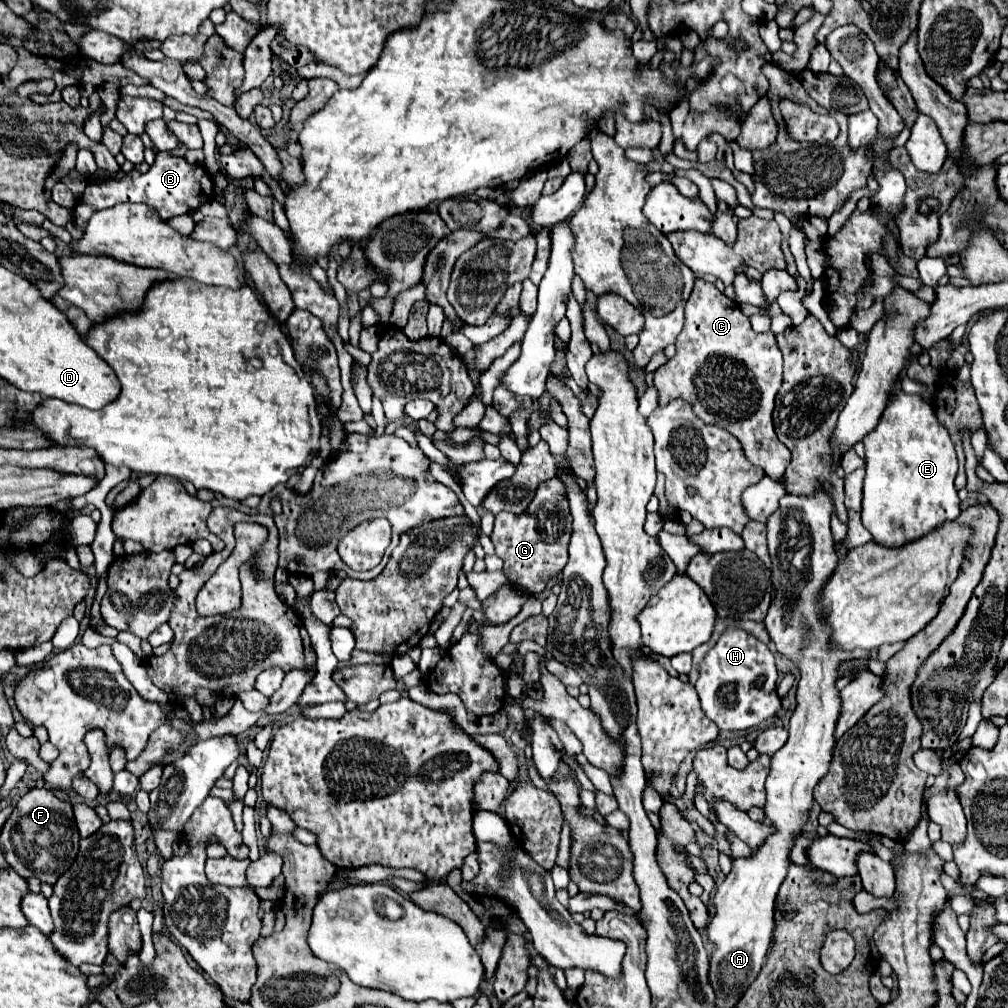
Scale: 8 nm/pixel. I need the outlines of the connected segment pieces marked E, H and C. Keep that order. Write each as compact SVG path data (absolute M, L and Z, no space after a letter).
M900 387L890 395L888 407L882 413L878 427L864 437L866 447L866 477L862 497L862 525L872 533L874 541L888 549L900 549L920 537L932 533L946 521L956 521L960 515L960 497L954 487L958 459L948 431L938 423L934 409L920 395L908 395Z
M726 627L716 645L700 663L696 691L702 711L720 731L740 731L762 723L778 713L780 699L776 695L778 671L772 651L742 627Z
M696 279L686 301L684 329L676 339L676 355L654 371L658 405L666 407L678 397L688 401L698 419L732 433L752 465L762 467L774 479L782 479L790 463L790 451L778 441L772 425L774 399L780 385L782 353L774 333L752 331L748 317L734 301L730 303L712 283Z

